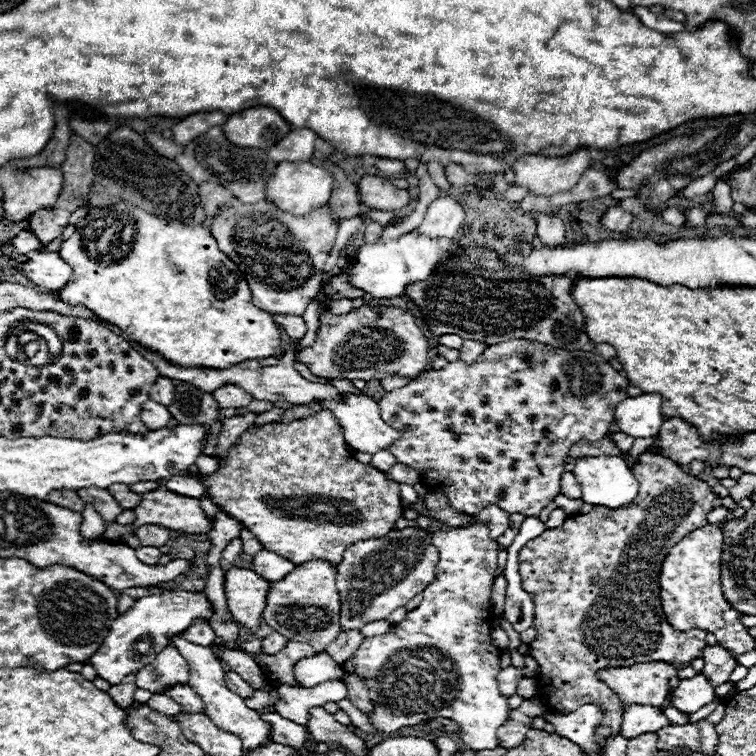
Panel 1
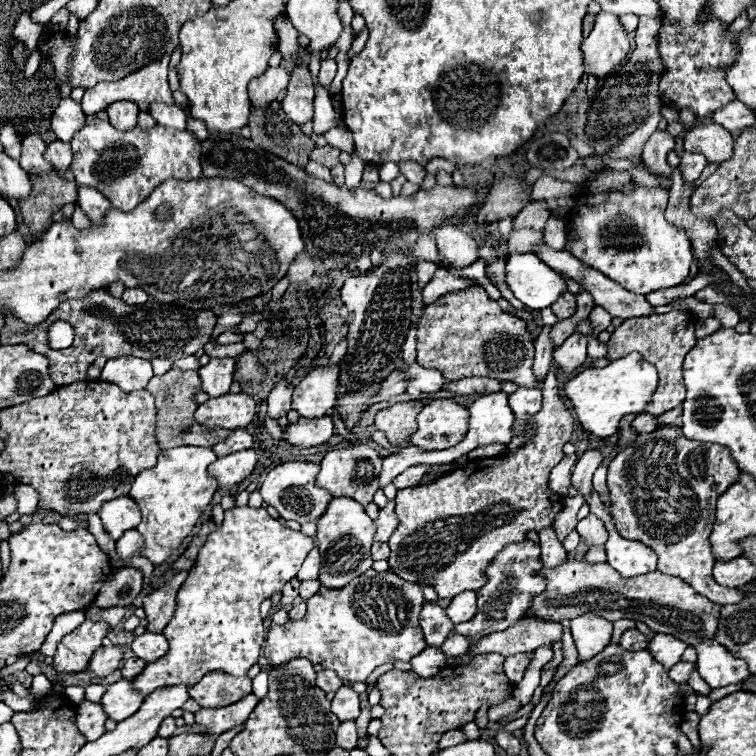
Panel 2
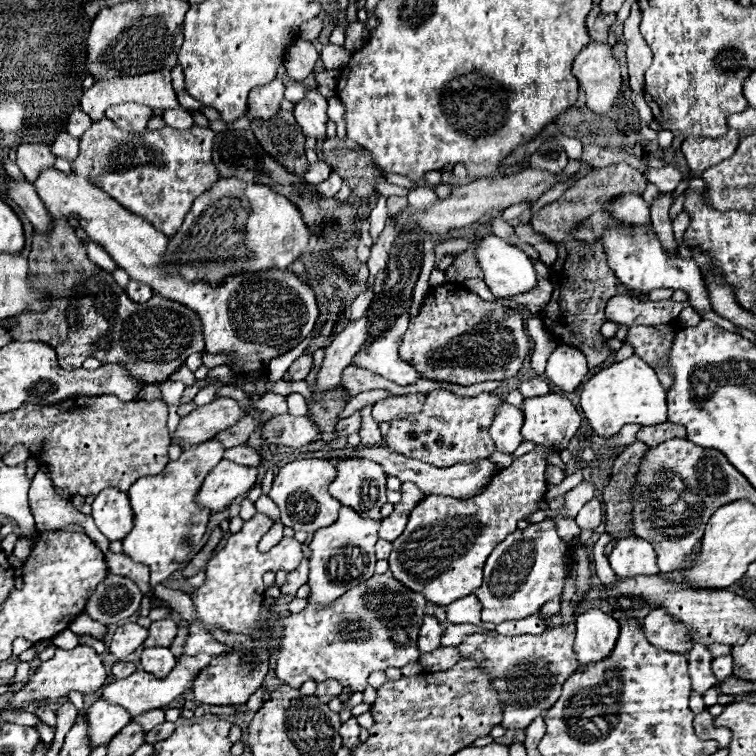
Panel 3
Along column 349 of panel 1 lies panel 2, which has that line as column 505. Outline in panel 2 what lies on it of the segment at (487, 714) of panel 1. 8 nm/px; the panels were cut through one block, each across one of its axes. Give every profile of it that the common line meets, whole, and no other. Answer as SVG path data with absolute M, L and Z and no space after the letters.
M526 652L526 654L516 654L516 656L510 656L504 660L504 670L512 684L518 684L522 680L524 670L532 662L532 658L534 658L534 652Z

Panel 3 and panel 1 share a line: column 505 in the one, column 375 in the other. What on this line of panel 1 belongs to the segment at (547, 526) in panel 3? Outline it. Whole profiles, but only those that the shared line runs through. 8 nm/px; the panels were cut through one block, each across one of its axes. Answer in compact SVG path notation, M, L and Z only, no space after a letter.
M392 530L392 534L386 534L378 540L364 540L352 544L344 552L344 560L338 564L338 592L340 592L340 630L360 630L368 622L386 620L390 612L394 612L398 606L406 606L408 600L412 600L416 594L420 594L432 580L434 580L434 566L438 562L438 550L430 544L430 532L428 530Z

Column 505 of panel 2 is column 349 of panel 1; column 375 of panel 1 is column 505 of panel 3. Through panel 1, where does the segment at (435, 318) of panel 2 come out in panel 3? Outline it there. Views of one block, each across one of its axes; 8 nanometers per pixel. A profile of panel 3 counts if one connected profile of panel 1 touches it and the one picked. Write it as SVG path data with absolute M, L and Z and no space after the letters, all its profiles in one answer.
M444 282L442 286L430 288L420 308L420 314L408 326L400 346L400 358L412 362L412 366L416 366L416 370L424 378L436 382L452 382L460 386L470 386L486 380L500 382L506 378L514 378L520 372L528 352L530 352L530 336L528 330L524 328L522 316L516 310L506 308L498 302L484 302L478 294L470 292L460 282Z

